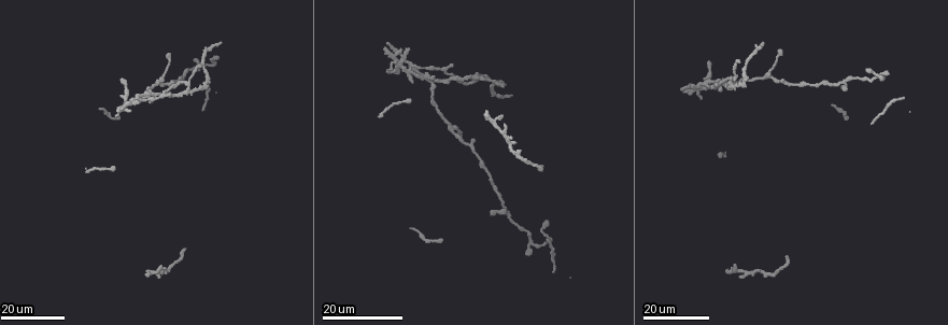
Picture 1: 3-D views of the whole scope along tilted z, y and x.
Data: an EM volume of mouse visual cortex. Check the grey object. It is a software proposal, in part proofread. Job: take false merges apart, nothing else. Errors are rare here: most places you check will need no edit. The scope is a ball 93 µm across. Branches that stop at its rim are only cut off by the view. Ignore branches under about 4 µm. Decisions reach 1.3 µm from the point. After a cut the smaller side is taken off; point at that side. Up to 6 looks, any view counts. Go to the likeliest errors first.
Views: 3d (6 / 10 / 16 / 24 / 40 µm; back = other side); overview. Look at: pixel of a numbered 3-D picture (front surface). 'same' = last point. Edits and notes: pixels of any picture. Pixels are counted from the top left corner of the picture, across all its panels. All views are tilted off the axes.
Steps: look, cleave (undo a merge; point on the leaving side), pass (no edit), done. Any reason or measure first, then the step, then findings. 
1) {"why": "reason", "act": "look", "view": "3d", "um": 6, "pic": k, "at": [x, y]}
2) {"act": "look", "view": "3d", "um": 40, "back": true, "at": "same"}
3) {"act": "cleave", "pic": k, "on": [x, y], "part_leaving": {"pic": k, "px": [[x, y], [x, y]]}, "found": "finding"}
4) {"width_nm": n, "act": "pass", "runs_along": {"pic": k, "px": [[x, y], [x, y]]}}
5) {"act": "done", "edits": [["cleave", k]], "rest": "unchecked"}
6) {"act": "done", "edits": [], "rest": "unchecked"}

{"why": "branch point", "act": "look", "view": "3d", "um": 24, "pic": 1, "at": [844, 81]}

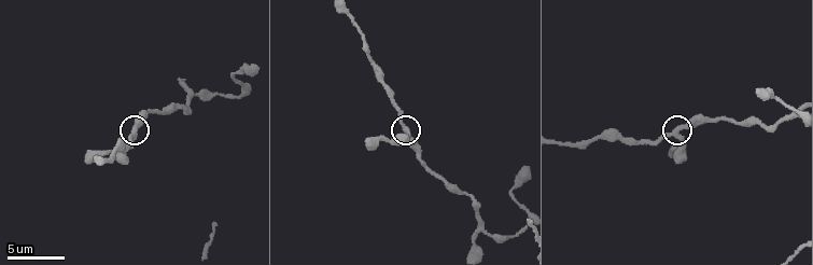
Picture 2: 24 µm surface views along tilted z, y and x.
{"act": "look", "view": "3d", "um": 6, "pic": 2, "at": [675, 132]}

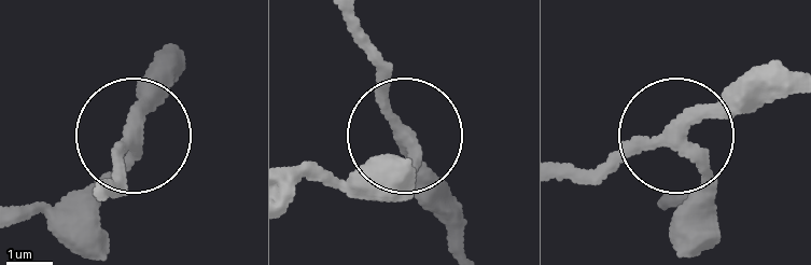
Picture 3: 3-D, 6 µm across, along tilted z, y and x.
{"arms": 3, "act": "pass", "runs_along": {"pic": 3, "px": [[567, 171], [656, 148], [761, 70]]}, "found": "all the same cell"}

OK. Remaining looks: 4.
{"why": "sudden change in width", "act": "look", "view": "3d", "um": 10, "pic": 2, "at": [87, 159]}

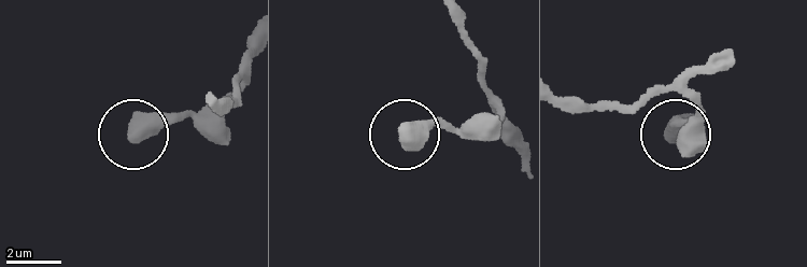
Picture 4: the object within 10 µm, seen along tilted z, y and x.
{"act": "look", "view": "3d", "um": 10, "back": true, "pic": 4, "at": [407, 138]}

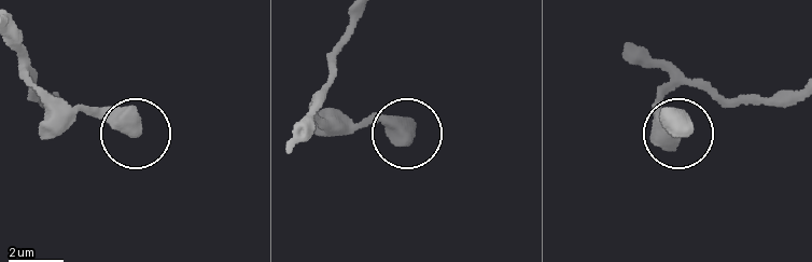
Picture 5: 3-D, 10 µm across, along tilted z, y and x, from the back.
{"act": "pass", "found": "continuous, no second cell"}

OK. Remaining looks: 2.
{"why": "three arms meet", "act": "look", "view": "3d", "um": 16, "pic": 1, "at": [453, 130]}

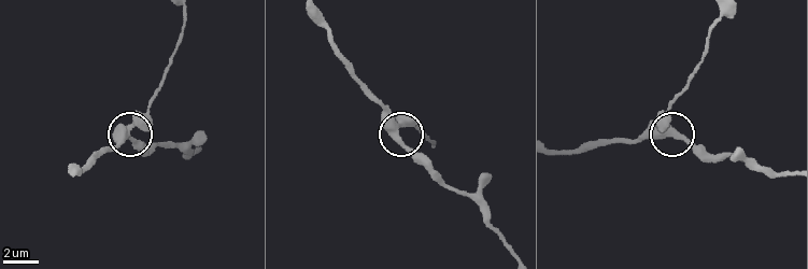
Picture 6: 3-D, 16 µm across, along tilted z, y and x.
{"act": "look", "view": "3d", "um": 10, "pic": 6, "at": [397, 126]}

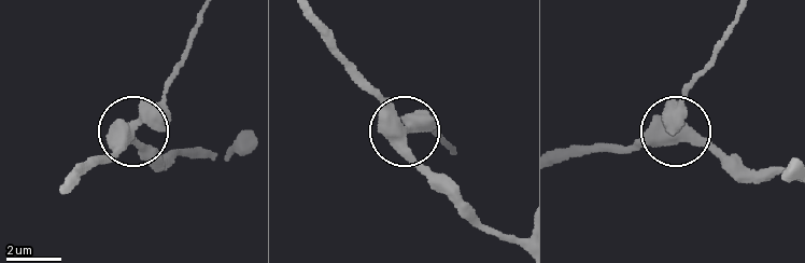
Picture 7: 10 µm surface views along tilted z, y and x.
{"act": "pass", "runs_along": {"pic": 7, "px": [[564, 152], [622, 153], [664, 136], [689, 88]]}, "found": "all the same cell"}

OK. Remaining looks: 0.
{"act": "done", "edits": [], "rest": "unchecked"}

